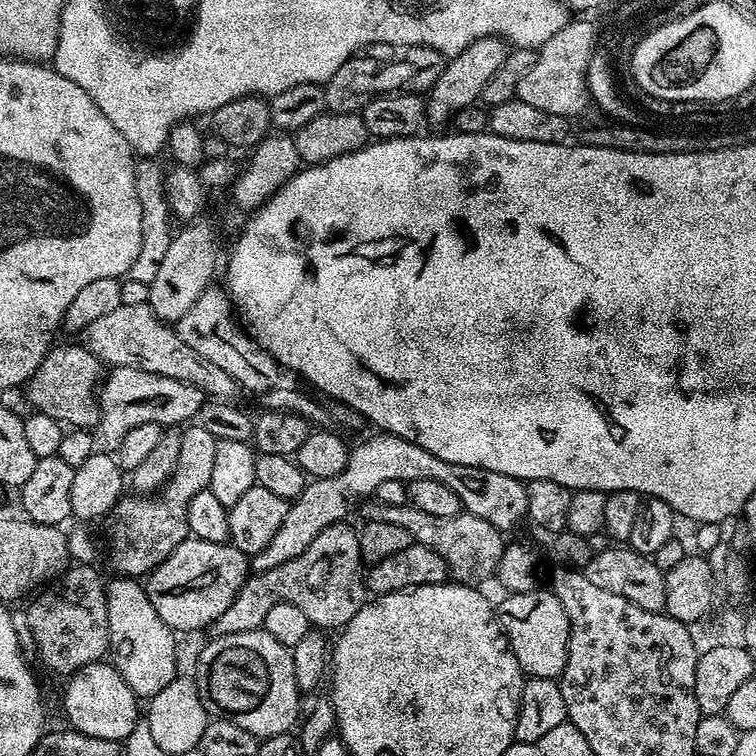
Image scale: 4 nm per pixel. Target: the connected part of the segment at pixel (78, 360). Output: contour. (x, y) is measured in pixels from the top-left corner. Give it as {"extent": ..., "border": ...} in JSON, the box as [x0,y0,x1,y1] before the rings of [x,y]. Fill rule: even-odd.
{"extent":[26,344,102,429],"border":[[[82,344],[55,345],[38,366],[26,385],[33,409],[54,418],[70,428],[93,429],[99,425],[98,387],[102,378],[102,363]]]}

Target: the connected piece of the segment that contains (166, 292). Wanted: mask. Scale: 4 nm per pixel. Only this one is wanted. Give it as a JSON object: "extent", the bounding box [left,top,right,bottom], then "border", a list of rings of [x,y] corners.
{"extent":[147,218,216,322],"border":[[[200,218],[195,222],[185,223],[184,229],[173,235],[162,262],[158,264],[158,274],[149,283],[150,296],[147,304],[152,307],[159,320],[165,322],[181,320],[186,314],[186,310],[190,310],[190,306],[194,306],[196,299],[204,293],[205,288],[213,283],[212,275],[216,272],[216,228],[212,224],[207,224],[205,220]]]}

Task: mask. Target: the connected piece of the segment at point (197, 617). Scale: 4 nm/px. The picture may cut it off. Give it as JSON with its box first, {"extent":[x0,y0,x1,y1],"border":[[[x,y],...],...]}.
{"extent":[146,538,249,634],"border":[[[189,538],[183,540],[163,562],[148,573],[146,587],[150,602],[154,602],[154,610],[158,610],[158,618],[162,618],[162,622],[166,622],[166,626],[170,626],[173,632],[183,634],[183,632],[196,632],[199,628],[211,629],[218,617],[226,611],[226,606],[234,602],[238,590],[249,575],[249,557],[244,556],[242,550],[238,550],[230,542],[219,544]]]}

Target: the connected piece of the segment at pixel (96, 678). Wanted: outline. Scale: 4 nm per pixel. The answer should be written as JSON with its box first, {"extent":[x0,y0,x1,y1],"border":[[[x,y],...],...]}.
{"extent":[64,662,138,742],"border":[[[101,662],[82,666],[82,670],[78,670],[67,677],[65,684],[68,685],[64,688],[64,716],[72,723],[69,725],[75,731],[90,734],[90,738],[106,738],[117,742],[127,741],[138,723],[138,717],[136,717],[138,697],[130,690],[130,686],[126,686],[122,674],[118,674],[118,670],[112,663]]]}

